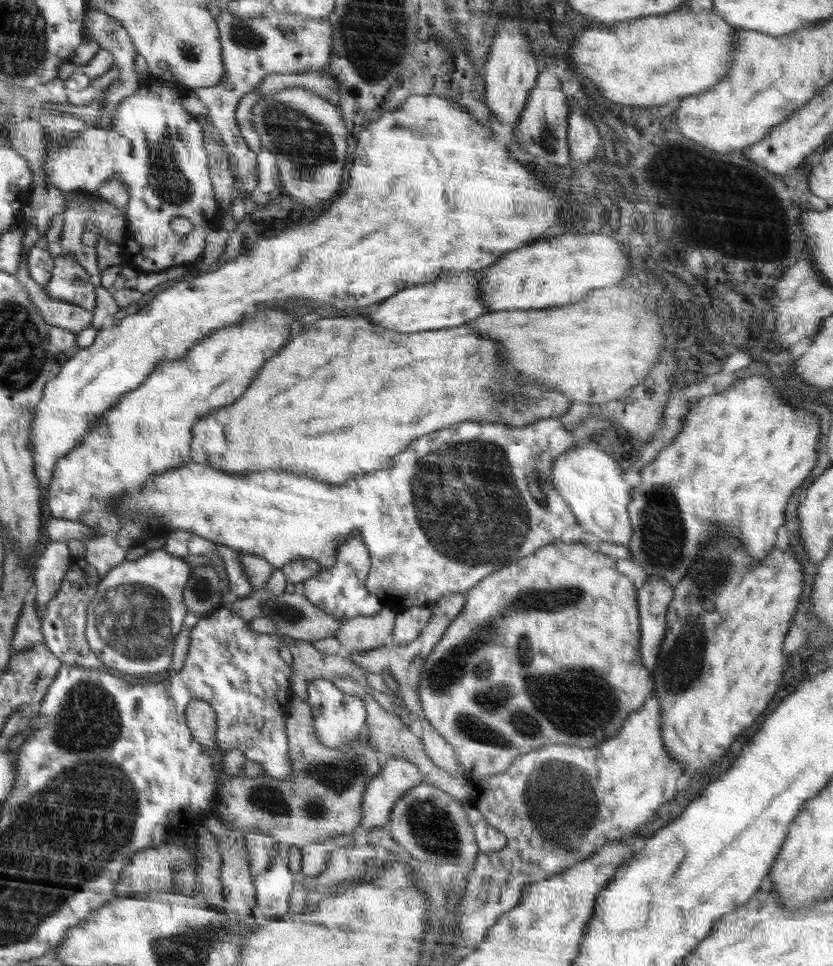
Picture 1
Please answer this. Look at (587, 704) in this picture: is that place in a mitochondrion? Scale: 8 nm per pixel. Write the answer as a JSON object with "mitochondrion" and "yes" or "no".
{"mitochondrion":"yes"}

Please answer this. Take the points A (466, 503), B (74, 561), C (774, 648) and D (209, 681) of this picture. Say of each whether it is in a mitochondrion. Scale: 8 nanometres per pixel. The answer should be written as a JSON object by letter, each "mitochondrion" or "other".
{"A":"mitochondrion","B":"other","C":"other","D":"other"}

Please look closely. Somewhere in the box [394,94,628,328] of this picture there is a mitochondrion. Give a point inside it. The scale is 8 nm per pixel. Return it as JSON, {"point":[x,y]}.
{"point":[547,136]}

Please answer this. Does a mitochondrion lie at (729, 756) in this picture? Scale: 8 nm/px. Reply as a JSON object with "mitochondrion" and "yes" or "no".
{"mitochondrion":"no"}

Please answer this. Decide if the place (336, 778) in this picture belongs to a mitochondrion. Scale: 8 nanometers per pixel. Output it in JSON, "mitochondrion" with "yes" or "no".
{"mitochondrion":"yes"}

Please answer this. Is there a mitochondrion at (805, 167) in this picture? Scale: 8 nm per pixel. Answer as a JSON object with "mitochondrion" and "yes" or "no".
{"mitochondrion":"no"}

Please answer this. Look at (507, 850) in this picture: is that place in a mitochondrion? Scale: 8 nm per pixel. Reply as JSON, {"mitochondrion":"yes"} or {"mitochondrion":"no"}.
{"mitochondrion":"no"}

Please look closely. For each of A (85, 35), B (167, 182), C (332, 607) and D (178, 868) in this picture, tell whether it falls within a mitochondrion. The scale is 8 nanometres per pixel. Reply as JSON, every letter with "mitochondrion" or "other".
{"A":"other","B":"mitochondrion","C":"other","D":"mitochondrion"}

